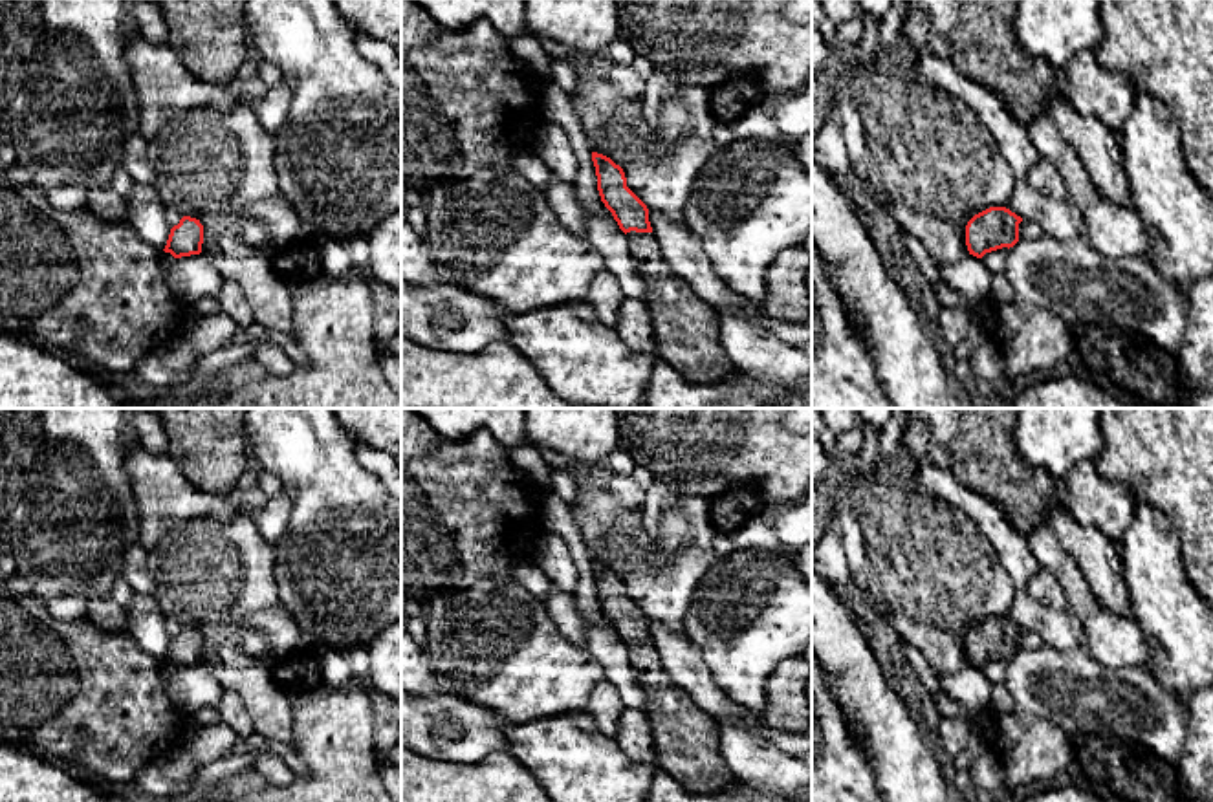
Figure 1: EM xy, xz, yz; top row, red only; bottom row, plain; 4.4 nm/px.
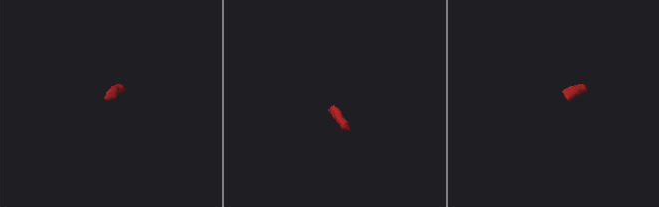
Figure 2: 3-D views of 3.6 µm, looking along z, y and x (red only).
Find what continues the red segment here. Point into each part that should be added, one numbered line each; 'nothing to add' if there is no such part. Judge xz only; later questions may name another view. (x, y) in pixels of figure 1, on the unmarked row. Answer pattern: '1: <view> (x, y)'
1: xz (686, 742)

